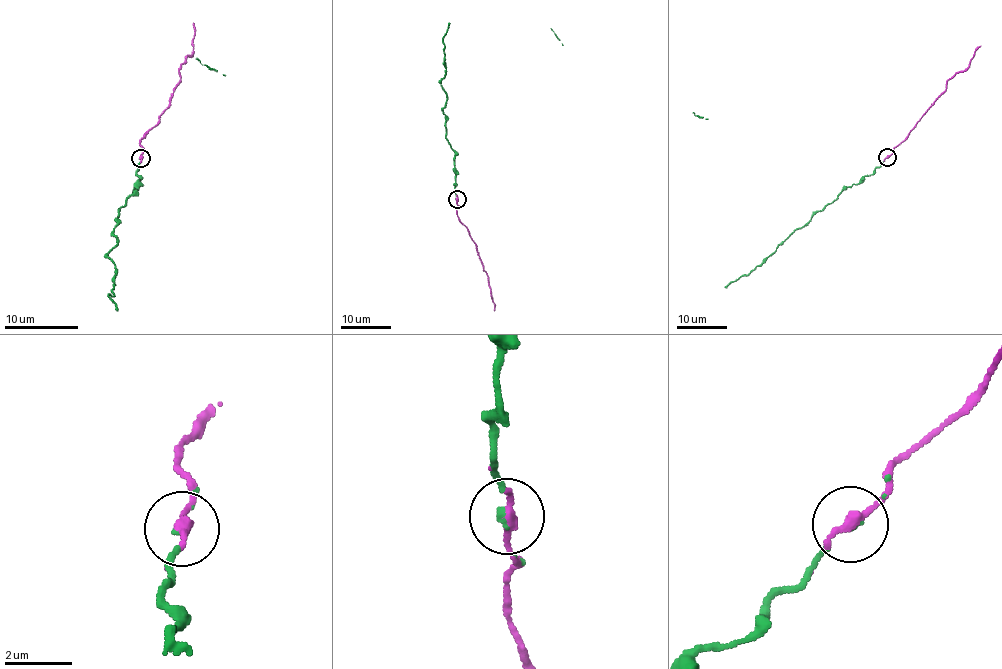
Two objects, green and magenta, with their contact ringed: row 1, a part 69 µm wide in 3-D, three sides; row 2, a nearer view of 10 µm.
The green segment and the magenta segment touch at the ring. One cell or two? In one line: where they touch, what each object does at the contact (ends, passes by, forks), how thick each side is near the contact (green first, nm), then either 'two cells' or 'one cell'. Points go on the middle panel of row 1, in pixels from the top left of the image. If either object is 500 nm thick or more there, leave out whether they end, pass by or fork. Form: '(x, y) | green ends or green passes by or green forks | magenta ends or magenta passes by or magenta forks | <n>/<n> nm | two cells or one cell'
(457, 199) | green ends | magenta ends | 90/360 nm | one cell

